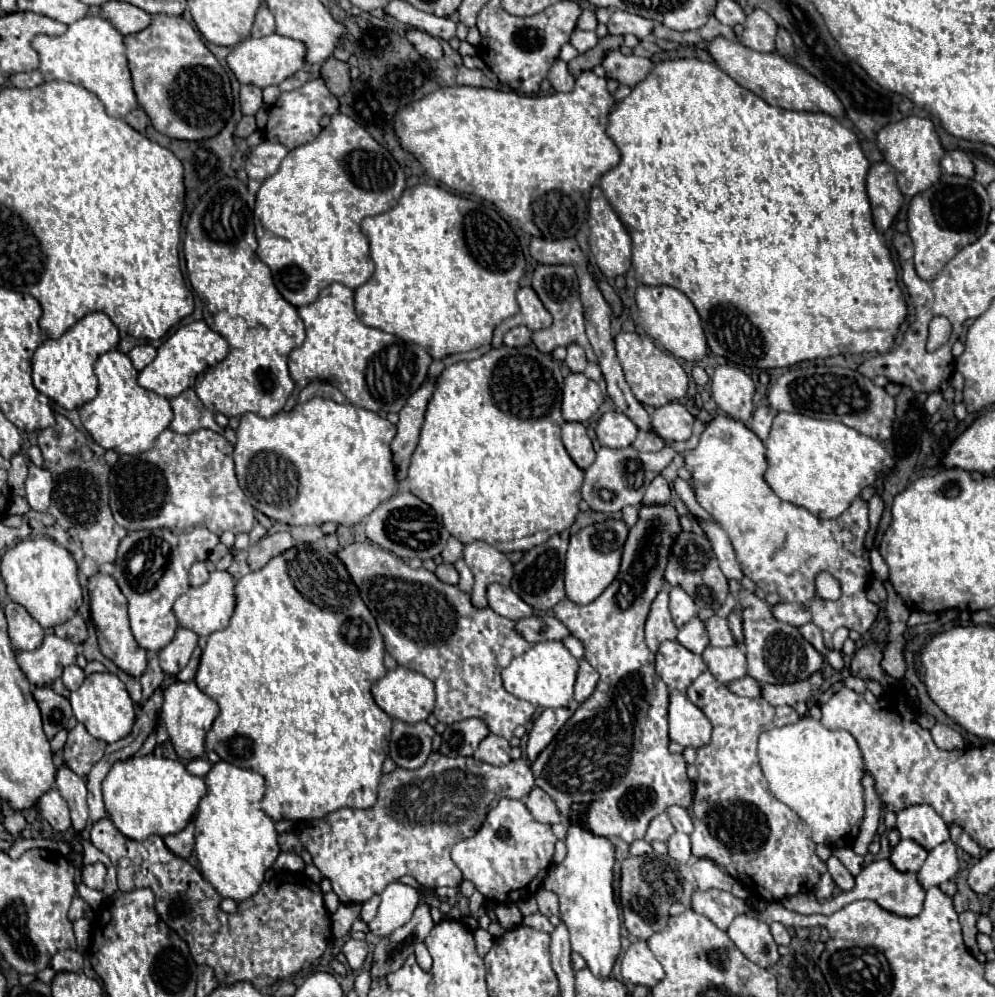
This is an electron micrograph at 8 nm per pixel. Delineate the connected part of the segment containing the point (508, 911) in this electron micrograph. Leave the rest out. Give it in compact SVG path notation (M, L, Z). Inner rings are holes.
M514 903L498 905L496 907L496 917L498 917L498 923L504 929L514 929L514 927L518 927L522 923L522 913L520 913L520 909Z

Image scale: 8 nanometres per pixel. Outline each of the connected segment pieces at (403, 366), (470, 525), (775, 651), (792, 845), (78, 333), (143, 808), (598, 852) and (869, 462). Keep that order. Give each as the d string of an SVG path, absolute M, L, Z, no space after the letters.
M332 283L320 291L314 303L300 307L298 313L306 325L306 341L288 357L290 377L296 387L284 411L296 405L302 387L310 381L326 381L340 389L352 405L376 413L398 413L406 399L424 383L432 363L426 349L364 325L356 317L354 291L350 287Z
M534 345L528 347L500 347L500 349L490 349L488 353L484 353L482 357L474 359L474 361L458 361L450 367L446 367L436 383L434 395L428 403L426 409L426 419L422 425L422 433L420 433L420 441L416 451L412 453L410 459L410 467L408 467L408 475L406 479L400 483L400 489L414 493L418 499L422 499L424 503L428 503L436 515L442 517L444 527L464 545L472 543L472 541L486 541L492 547L496 547L502 553L512 553L512 551L528 551L530 547L542 545L546 543L552 535L562 533L566 529L572 527L572 523L576 521L576 515L580 513L578 503L580 503L580 485L584 481L584 471L572 461L572 457L568 455L568 451L562 445L560 439L560 425L564 423L562 419L562 373L560 373L560 365L558 361L554 361L550 355L540 353Z
M740 591L742 619L744 619L744 645L748 657L748 675L760 683L796 683L808 679L822 667L822 655L800 635L800 631L788 623L780 623L766 601L760 601L754 593Z
M704 671L686 691L688 699L702 709L702 713L712 723L712 741L706 747L698 749L696 769L696 795L692 805L692 821L694 833L692 839L692 853L696 857L712 859L716 865L724 867L734 879L746 883L750 889L760 893L762 897L772 895L772 899L782 899L786 895L798 892L810 892L820 877L826 873L826 863L816 855L818 843L810 837L810 827L784 803L780 803L766 785L760 757L758 757L758 741L760 733L774 727L776 723L776 707L766 703L764 697L738 697L726 685L718 683L710 671Z
M88 313L74 327L70 327L60 339L44 341L32 357L34 387L62 405L64 409L76 409L92 401L98 395L98 379L94 375L94 363L100 355L116 349L120 343L118 329L106 313Z
M156 755L118 761L102 781L102 795L108 817L122 835L134 841L144 841L150 835L164 837L182 831L190 817L196 813L198 801L204 797L204 793L204 779L190 775L182 761Z
M570 821L566 833L566 859L548 871L544 887L560 899L560 919L570 931L572 951L580 953L596 977L608 977L620 953L620 909L614 895L616 849L608 837L594 835L582 821Z
M778 413L774 417L766 449L768 471L764 477L772 491L782 501L804 507L820 519L842 515L864 487L874 485L878 477L896 467L896 461L872 437L836 421L820 421L796 413Z

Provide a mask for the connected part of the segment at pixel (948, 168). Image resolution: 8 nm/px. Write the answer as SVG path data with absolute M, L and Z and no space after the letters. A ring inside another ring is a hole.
M954 149L944 155L942 171L948 175L960 175L966 179L974 179L974 175L976 175L974 163L970 161L970 157L962 149Z

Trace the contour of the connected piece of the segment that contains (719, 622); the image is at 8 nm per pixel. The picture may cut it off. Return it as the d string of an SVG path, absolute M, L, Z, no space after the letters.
M710 617L706 619L706 631L710 635L710 645L714 647L732 647L732 645L738 645L738 641L734 639L730 627L728 627L728 621L724 617Z

